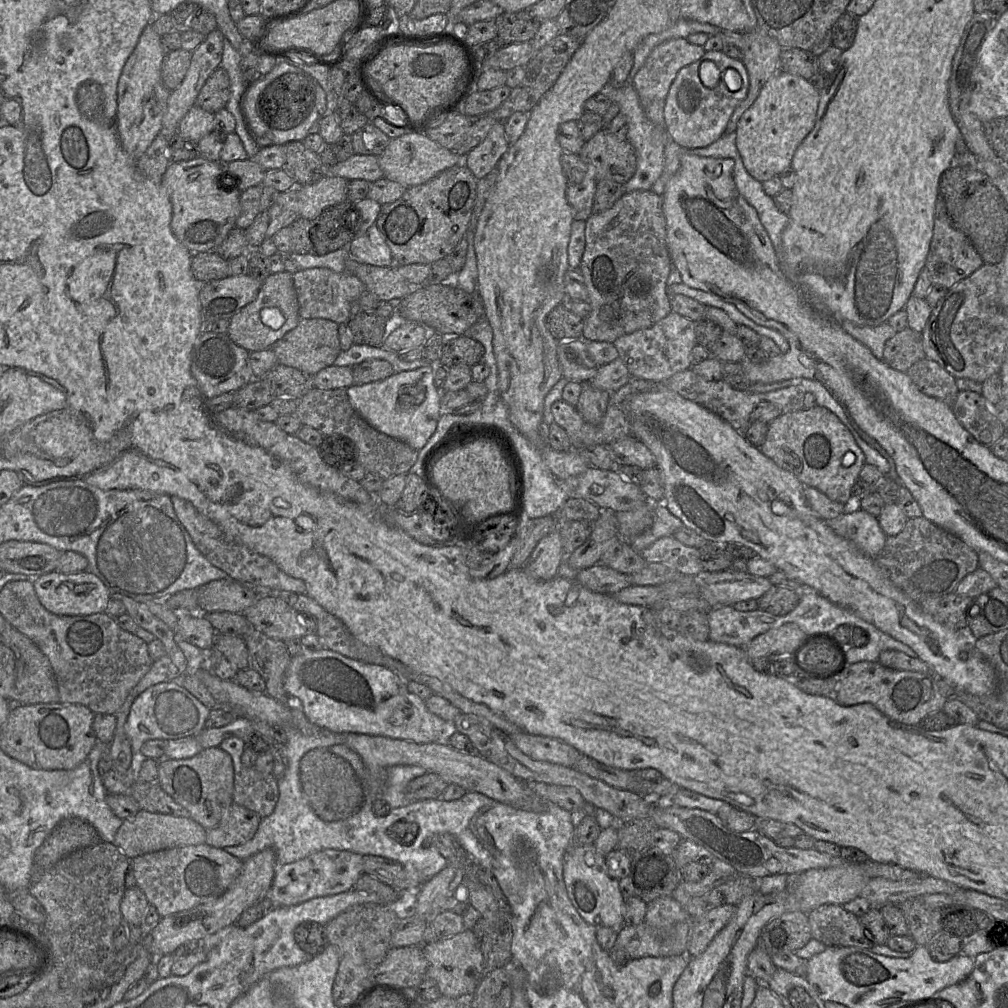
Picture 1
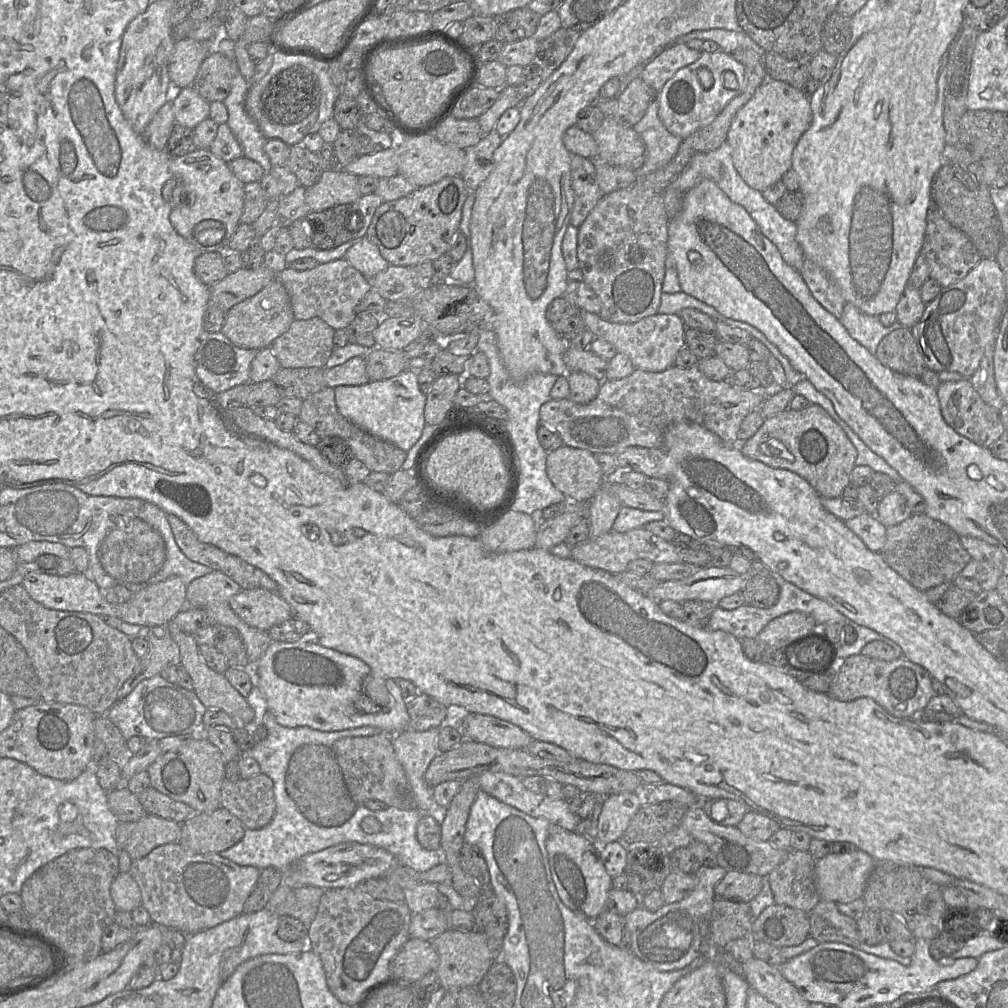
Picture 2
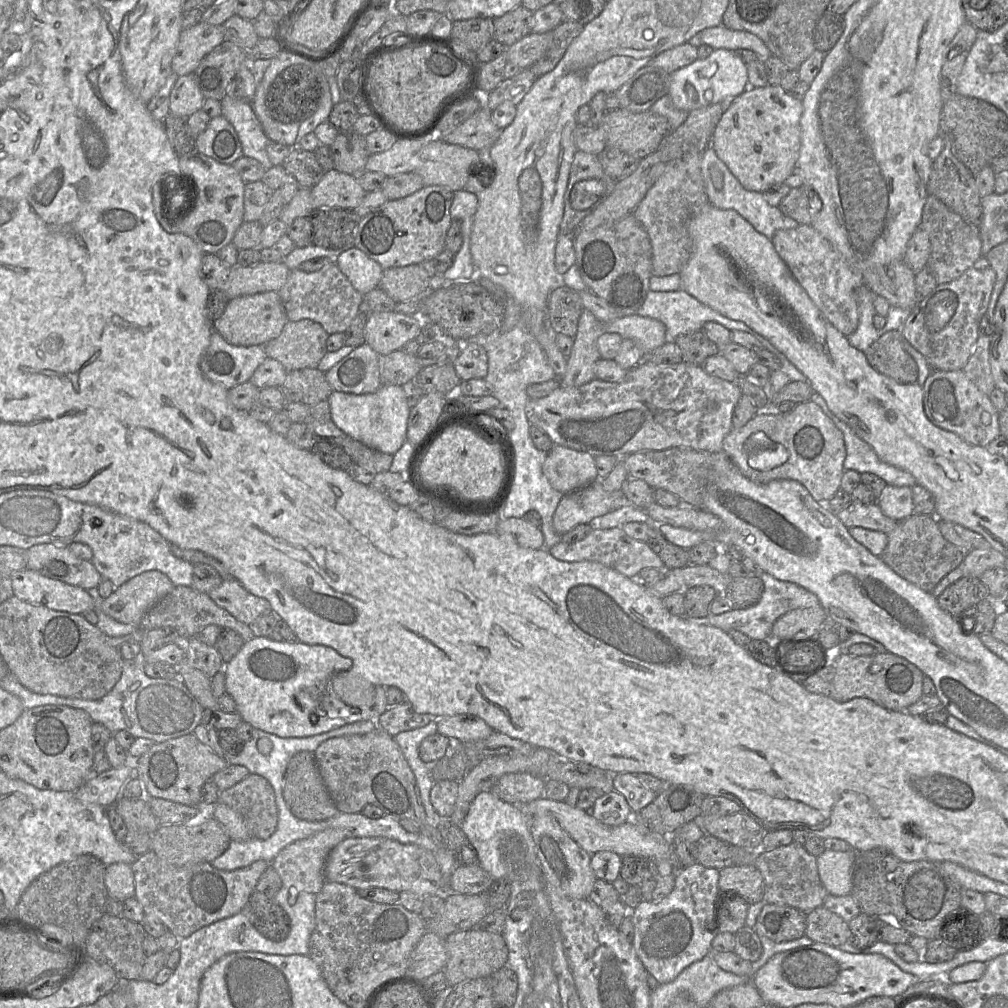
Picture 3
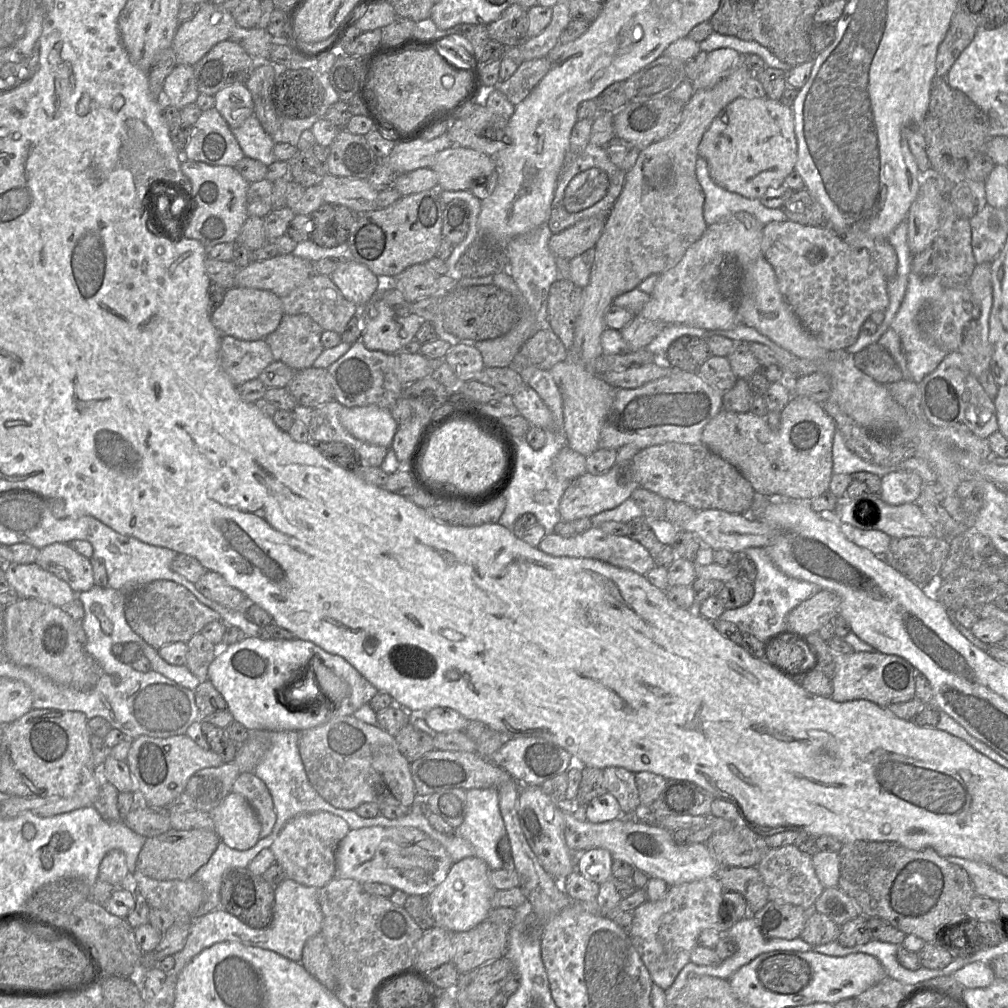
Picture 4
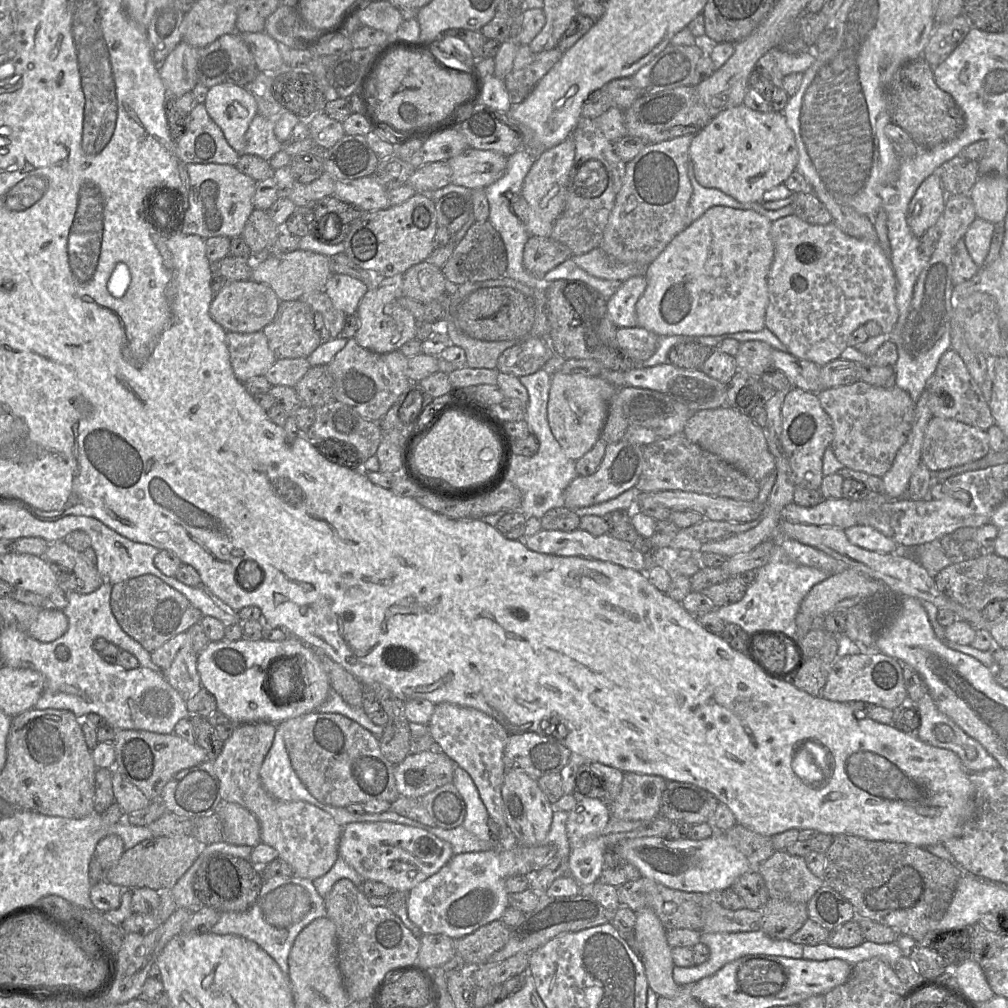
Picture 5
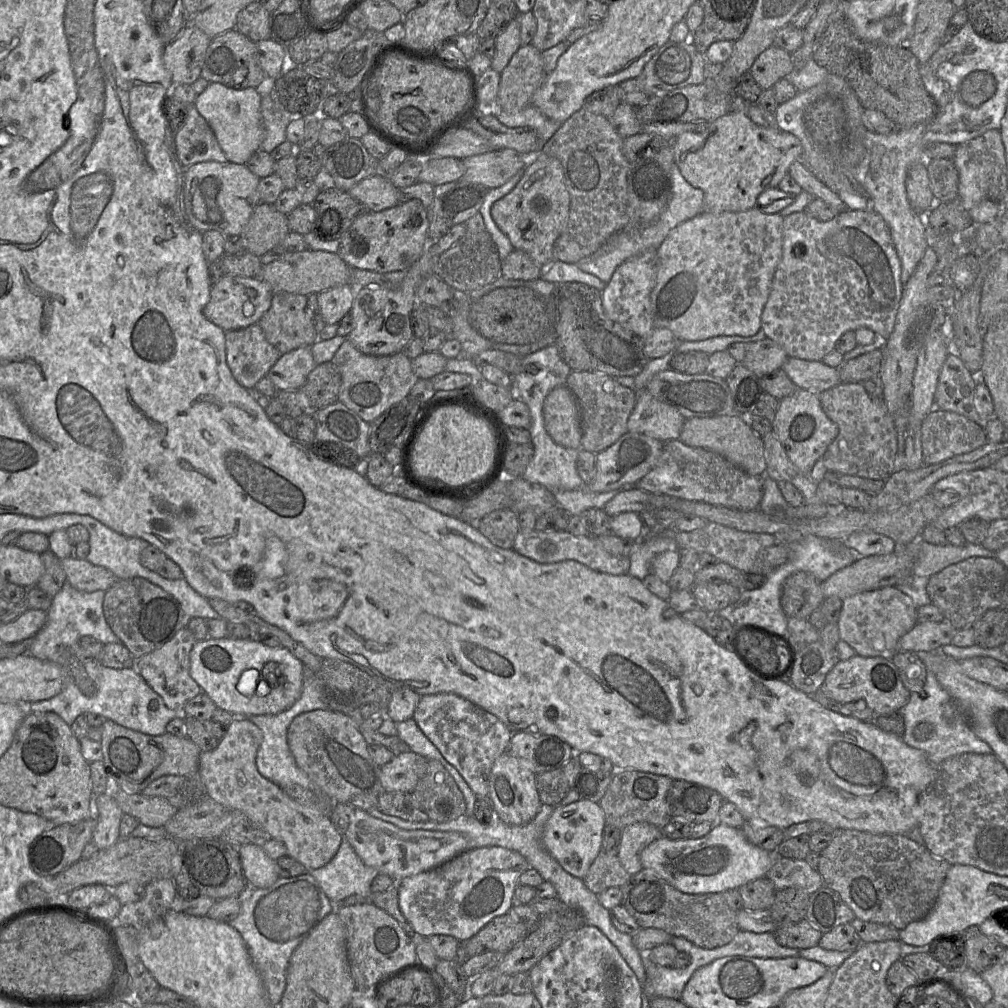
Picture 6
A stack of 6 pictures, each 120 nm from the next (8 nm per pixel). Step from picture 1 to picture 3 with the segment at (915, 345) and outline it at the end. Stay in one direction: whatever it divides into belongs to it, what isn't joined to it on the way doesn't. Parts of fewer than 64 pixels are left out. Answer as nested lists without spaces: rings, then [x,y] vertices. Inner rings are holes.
[[[901,330],[884,333],[864,354],[870,366],[877,372],[899,383],[916,383],[919,376],[918,365],[904,346]]]

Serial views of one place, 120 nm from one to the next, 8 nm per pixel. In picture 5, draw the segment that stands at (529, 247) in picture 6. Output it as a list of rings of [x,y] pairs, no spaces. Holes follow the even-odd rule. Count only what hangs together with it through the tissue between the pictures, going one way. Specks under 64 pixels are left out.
[[[569,136],[534,160],[523,181],[521,192],[513,197],[512,210],[530,236],[550,237],[553,224],[565,207],[566,186],[574,157],[575,145]]]

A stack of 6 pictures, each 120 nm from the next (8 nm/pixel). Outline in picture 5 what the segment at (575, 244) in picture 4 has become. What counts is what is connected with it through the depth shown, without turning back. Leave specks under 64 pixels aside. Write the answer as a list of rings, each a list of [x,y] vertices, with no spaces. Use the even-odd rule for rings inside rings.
[[[531,236],[524,246],[523,266],[535,277],[543,278],[571,257],[570,249],[551,237]]]

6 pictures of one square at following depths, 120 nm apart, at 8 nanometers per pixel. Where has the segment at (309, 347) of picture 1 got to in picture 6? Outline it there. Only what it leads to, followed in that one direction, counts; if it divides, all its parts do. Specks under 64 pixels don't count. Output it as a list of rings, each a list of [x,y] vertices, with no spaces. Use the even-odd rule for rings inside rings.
[[[273,292],[270,308],[258,325],[281,354],[311,346],[318,339],[307,296],[302,294]]]

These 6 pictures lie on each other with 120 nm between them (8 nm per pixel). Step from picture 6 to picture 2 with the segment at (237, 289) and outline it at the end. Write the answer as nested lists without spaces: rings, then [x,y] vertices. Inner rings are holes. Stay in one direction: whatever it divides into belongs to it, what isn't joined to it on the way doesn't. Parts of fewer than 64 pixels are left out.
[[[276,276],[258,293],[229,309],[220,332],[240,348],[261,350],[270,347],[276,338],[285,333],[294,319],[289,295]]]

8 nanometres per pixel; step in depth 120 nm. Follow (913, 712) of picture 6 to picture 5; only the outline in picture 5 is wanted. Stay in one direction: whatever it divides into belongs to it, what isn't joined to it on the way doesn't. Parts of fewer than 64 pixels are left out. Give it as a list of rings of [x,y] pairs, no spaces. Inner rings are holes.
[[[928,692],[913,705],[920,716],[920,725],[915,734],[921,741],[954,752],[970,773],[999,767],[997,760],[978,741],[968,736],[951,718],[937,708]]]

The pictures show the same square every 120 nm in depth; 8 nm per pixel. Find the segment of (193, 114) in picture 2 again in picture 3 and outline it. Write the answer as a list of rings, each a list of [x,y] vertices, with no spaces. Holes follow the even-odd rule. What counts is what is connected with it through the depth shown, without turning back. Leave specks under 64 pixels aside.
[[[193,73],[179,76],[169,95],[169,113],[188,118],[202,109],[204,100]]]

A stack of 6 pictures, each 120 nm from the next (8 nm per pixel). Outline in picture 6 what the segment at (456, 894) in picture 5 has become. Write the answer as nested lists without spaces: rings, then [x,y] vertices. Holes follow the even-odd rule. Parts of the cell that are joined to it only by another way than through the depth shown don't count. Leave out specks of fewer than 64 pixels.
[[[504,847],[467,850],[438,867],[398,881],[399,908],[419,936],[450,935],[458,941],[469,940],[495,917],[509,912],[519,877],[530,868],[522,854]]]

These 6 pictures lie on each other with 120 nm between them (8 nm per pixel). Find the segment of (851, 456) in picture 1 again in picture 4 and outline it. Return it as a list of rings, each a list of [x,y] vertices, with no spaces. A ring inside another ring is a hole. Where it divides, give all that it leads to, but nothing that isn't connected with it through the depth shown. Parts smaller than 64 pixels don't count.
[[[792,396],[782,410],[777,430],[769,427],[766,416],[723,409],[705,426],[701,442],[734,466],[757,494],[772,499],[810,501],[829,489],[835,430],[836,425],[822,404],[807,397]]]

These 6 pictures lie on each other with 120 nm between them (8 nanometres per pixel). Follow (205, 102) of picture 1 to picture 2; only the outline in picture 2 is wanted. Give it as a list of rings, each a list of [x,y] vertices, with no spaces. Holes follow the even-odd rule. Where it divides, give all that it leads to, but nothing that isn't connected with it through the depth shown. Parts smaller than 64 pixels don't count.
[[[211,52],[201,64],[193,87],[208,103],[225,100],[237,72],[236,61],[219,52]]]

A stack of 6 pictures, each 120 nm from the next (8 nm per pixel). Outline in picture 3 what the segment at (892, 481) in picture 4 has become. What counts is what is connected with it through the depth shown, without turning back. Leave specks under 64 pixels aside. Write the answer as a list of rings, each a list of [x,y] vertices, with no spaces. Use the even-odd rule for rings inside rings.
[[[886,485],[877,500],[881,512],[900,522],[914,514],[914,503],[911,487]]]

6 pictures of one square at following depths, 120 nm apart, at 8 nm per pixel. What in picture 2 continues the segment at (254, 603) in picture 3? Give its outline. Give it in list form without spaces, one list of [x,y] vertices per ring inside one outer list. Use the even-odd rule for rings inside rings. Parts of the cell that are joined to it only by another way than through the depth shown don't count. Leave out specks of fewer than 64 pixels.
[[[264,588],[242,589],[228,605],[246,624],[265,632],[294,616],[289,604],[276,591]]]

